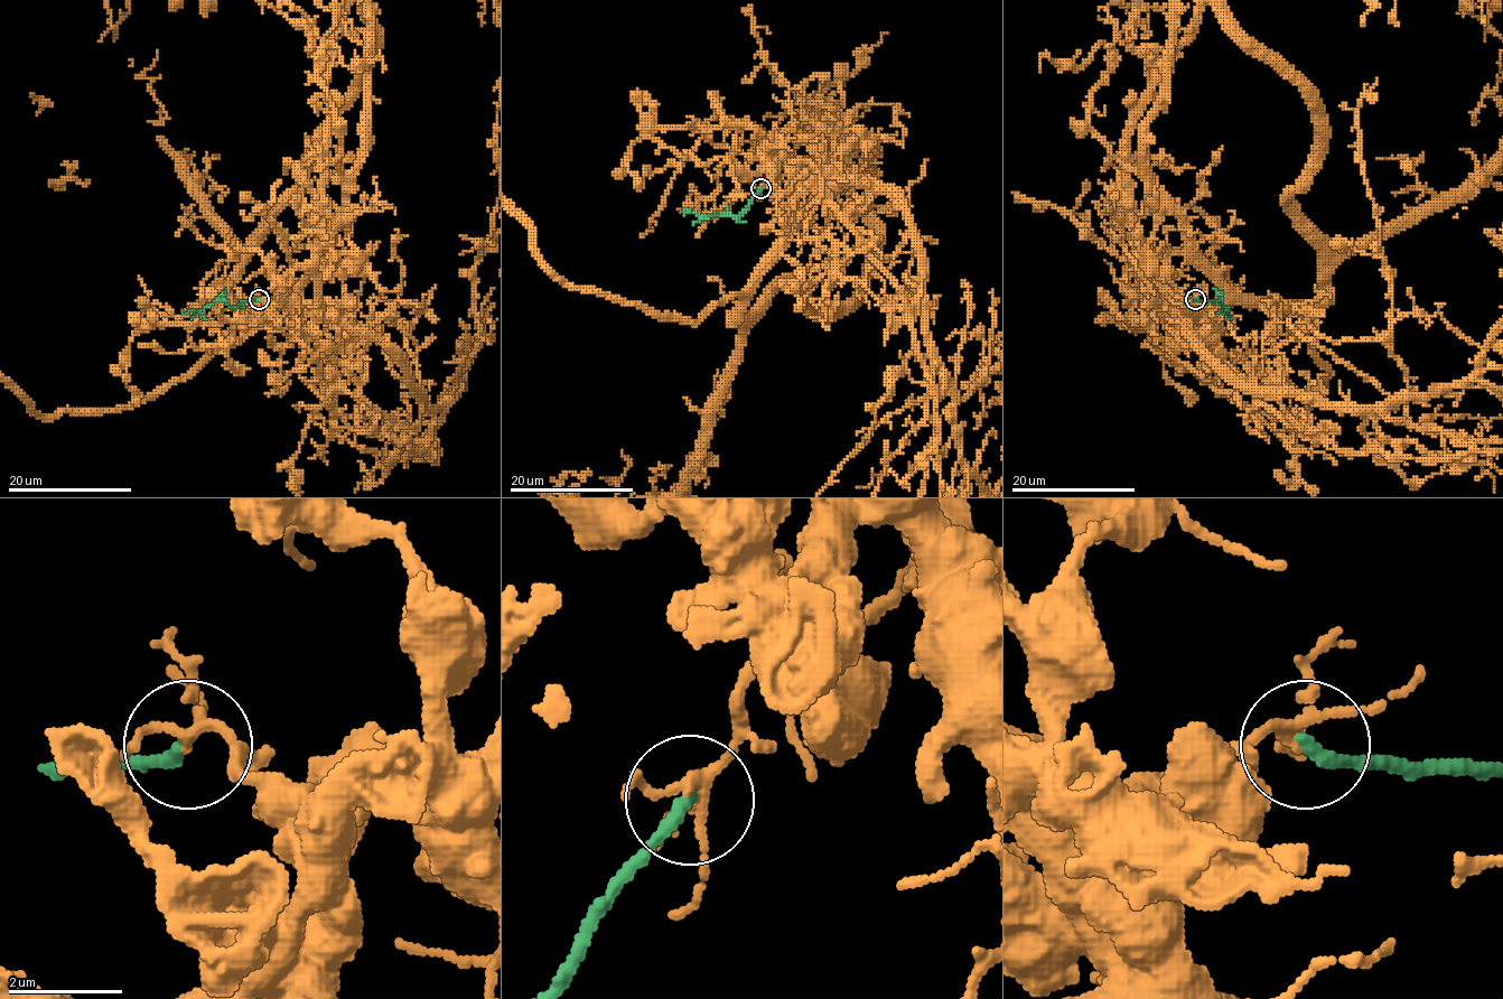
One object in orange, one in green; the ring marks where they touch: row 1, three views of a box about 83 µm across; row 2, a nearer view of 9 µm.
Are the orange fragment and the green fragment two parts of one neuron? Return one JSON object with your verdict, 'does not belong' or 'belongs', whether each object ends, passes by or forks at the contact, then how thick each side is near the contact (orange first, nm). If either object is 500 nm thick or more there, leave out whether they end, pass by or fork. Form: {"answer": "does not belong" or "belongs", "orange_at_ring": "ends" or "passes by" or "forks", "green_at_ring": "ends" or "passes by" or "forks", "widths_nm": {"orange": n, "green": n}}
{"answer": "does not belong", "orange_at_ring": "forks", "green_at_ring": "ends", "widths_nm": {"orange": 160, "green": 260}}

